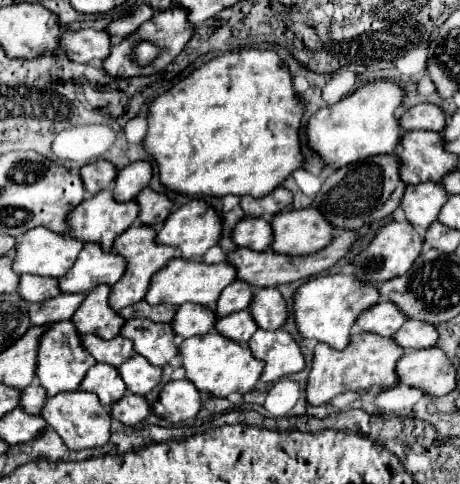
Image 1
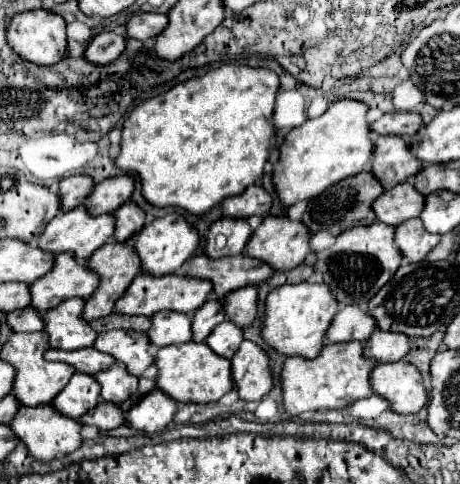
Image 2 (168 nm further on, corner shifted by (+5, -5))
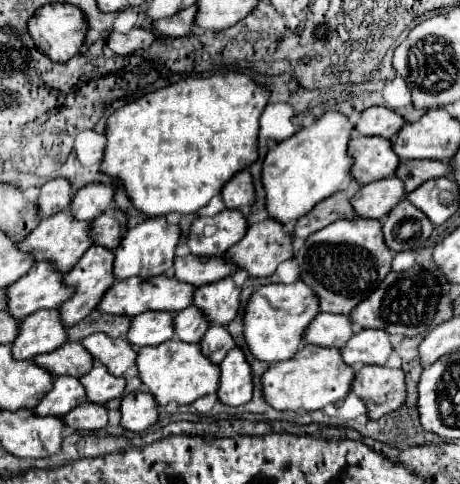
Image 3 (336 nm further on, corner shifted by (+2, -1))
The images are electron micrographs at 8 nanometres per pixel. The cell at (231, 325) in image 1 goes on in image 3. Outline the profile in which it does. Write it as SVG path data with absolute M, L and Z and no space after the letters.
M210 327L206 331L206 335L200 341L200 349L202 355L210 361L214 361L216 365L222 361L222 357L226 357L226 353L230 349L236 347L236 341L232 339L232 335L226 331L226 327Z

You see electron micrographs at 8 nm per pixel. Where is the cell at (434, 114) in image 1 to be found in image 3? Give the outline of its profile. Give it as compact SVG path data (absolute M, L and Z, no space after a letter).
M374 105L366 111L362 111L358 123L354 125L354 131L360 135L380 135L386 139L394 139L398 129L402 129L404 123L406 121L398 113L394 113L386 107Z

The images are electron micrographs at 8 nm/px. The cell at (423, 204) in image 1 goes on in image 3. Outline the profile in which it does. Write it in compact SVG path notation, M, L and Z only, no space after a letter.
M386 177L374 183L362 185L358 193L350 199L350 203L358 217L382 219L402 199L406 199L402 181L398 181L398 177Z

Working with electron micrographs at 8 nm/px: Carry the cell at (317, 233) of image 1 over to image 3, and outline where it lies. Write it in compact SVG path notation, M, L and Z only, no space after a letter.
M266 219L250 225L244 239L224 253L224 261L244 269L250 277L268 277L292 255L290 233L278 221Z

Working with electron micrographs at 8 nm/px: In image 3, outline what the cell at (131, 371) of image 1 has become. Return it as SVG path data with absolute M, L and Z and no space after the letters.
M100 363L94 365L92 371L80 379L80 383L86 389L88 401L98 403L98 405L104 405L106 401L110 401L114 397L120 397L124 391L124 385L126 385L126 381L122 377L114 377L114 375L106 373L106 367Z

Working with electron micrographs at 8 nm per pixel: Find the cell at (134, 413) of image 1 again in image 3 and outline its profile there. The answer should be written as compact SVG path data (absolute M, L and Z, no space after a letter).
M86 401L84 405L78 405L66 417L62 417L66 427L72 427L76 431L96 431L106 427L108 423L108 411L104 405L94 405Z

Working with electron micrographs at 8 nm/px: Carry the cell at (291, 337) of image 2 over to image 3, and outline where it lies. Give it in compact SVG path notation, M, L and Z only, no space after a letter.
M272 283L262 285L258 291L254 291L248 299L248 305L244 309L244 337L248 343L250 353L264 363L276 363L286 361L294 357L296 349L304 341L304 329L318 313L318 297L314 297L312 289L302 283Z

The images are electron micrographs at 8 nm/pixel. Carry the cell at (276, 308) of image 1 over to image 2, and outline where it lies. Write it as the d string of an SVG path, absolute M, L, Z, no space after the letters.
M251 285L251 287L237 289L235 293L229 293L223 299L223 305L225 305L229 321L233 321L235 325L239 325L243 329L249 327L259 315L259 309L257 309L257 287Z

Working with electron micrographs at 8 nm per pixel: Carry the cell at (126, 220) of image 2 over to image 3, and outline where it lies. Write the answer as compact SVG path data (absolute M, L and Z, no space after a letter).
M108 209L90 223L90 239L94 245L102 245L114 251L126 231L126 215L118 209Z

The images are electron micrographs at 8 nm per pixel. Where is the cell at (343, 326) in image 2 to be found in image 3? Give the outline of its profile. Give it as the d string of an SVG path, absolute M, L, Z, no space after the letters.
M318 313L314 321L306 327L304 341L318 345L318 347L334 347L342 349L342 345L352 335L352 325L348 315L332 315L332 313Z

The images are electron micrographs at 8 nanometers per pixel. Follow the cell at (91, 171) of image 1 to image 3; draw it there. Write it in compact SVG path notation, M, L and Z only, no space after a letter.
M66 179L46 181L40 187L40 195L36 199L40 219L50 217L58 211L64 211L70 201L72 201L72 189L70 189L70 183Z

